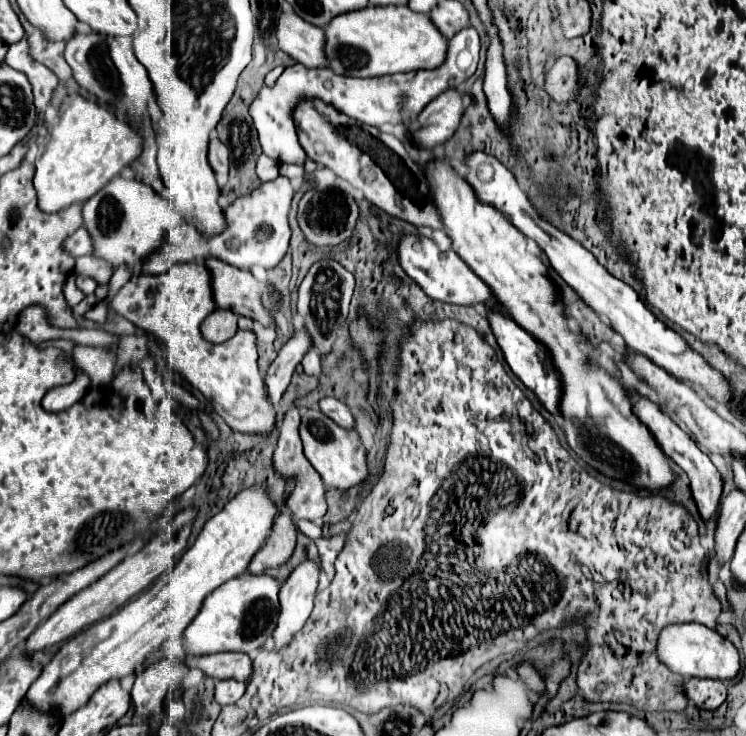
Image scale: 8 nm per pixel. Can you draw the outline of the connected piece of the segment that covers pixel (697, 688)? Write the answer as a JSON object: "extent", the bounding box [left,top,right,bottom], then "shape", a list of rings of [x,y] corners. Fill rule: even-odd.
{"extent":[686,680,726,710],"shape":[[[686,680],[686,694],[702,710],[716,710],[726,700],[726,686],[720,680]]]}

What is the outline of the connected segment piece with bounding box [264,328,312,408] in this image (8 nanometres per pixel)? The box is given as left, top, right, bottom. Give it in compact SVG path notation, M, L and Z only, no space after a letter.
M304 328L296 330L296 334L284 344L284 348L280 350L278 358L272 362L272 366L268 368L266 376L264 376L264 386L266 386L266 394L270 398L270 404L276 408L278 400L282 398L284 390L290 384L292 372L296 370L296 366L300 364L300 360L304 358L304 354L312 348L312 342L306 334Z

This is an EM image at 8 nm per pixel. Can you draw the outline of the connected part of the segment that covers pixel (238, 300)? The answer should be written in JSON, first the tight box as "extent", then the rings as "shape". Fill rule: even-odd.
{"extent":[202,258,278,326],"shape":[[[206,258],[202,264],[210,272],[210,284],[212,284],[212,296],[218,308],[234,310],[234,314],[248,316],[254,322],[268,326],[272,320],[268,310],[260,304],[260,294],[270,292],[274,302],[278,304],[278,294],[274,288],[258,282],[250,272],[234,268],[230,264],[224,264],[216,258]]]}

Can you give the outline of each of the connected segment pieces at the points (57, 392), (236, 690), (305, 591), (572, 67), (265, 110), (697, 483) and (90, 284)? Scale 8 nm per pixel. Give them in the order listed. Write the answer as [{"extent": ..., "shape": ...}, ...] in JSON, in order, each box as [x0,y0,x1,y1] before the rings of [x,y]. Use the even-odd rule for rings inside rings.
[{"extent":[42,370,90,412],"shape":[[[80,370],[76,380],[72,384],[66,384],[66,386],[58,386],[58,388],[52,388],[44,400],[42,400],[42,408],[46,412],[60,412],[60,410],[66,410],[70,408],[72,404],[76,404],[84,394],[86,390],[90,388],[90,378]]]},{"extent":[216,680,246,706],"shape":[[[220,680],[216,684],[216,702],[220,706],[226,706],[226,704],[234,704],[236,700],[242,698],[246,690],[246,684],[242,684],[240,680]]]},{"extent":[272,560,320,648],"shape":[[[304,560],[294,568],[280,588],[280,618],[272,634],[272,646],[282,648],[306,624],[318,590],[320,566],[314,560]]]},{"extent":[544,56,578,102],"shape":[[[558,56],[556,62],[544,72],[544,90],[556,102],[568,102],[574,98],[578,90],[576,80],[578,80],[576,62],[568,56]]]},{"extent":[250,26,480,166],"shape":[[[470,26],[462,32],[458,32],[450,44],[448,44],[448,58],[438,70],[418,70],[414,74],[390,74],[380,78],[352,78],[352,76],[338,76],[330,68],[316,68],[310,70],[306,66],[294,64],[288,66],[282,76],[276,80],[272,88],[264,86],[254,102],[250,104],[250,116],[254,122],[254,128],[258,130],[258,140],[262,146],[262,152],[270,156],[276,162],[286,164],[298,164],[302,166],[306,160],[306,154],[302,146],[298,144],[298,136],[294,130],[294,122],[290,118],[294,106],[300,102],[300,98],[322,98],[328,104],[334,104],[336,110],[348,114],[350,118],[356,118],[360,122],[366,122],[370,126],[382,126],[382,124],[408,124],[412,122],[422,108],[438,98],[442,92],[450,88],[458,88],[462,82],[466,82],[474,72],[478,64],[478,52],[480,52],[480,38],[478,32]],[[460,54],[466,54],[462,62],[458,60]]]},{"extent":[634,398,722,522],"shape":[[[640,398],[634,404],[634,414],[652,430],[652,434],[656,436],[658,444],[662,450],[666,450],[666,456],[670,456],[690,478],[690,488],[692,488],[692,498],[696,502],[696,508],[702,516],[704,522],[718,518],[720,514],[720,496],[722,496],[722,478],[720,472],[716,470],[716,466],[710,462],[710,458],[696,446],[696,442],[678,426],[674,424],[654,402],[650,402],[648,398]]]},{"extent":[76,274,96,296],"shape":[[[76,274],[76,286],[88,296],[88,294],[94,294],[94,290],[96,290],[96,280],[94,278],[90,278],[90,276],[82,276],[82,274]]]}]

